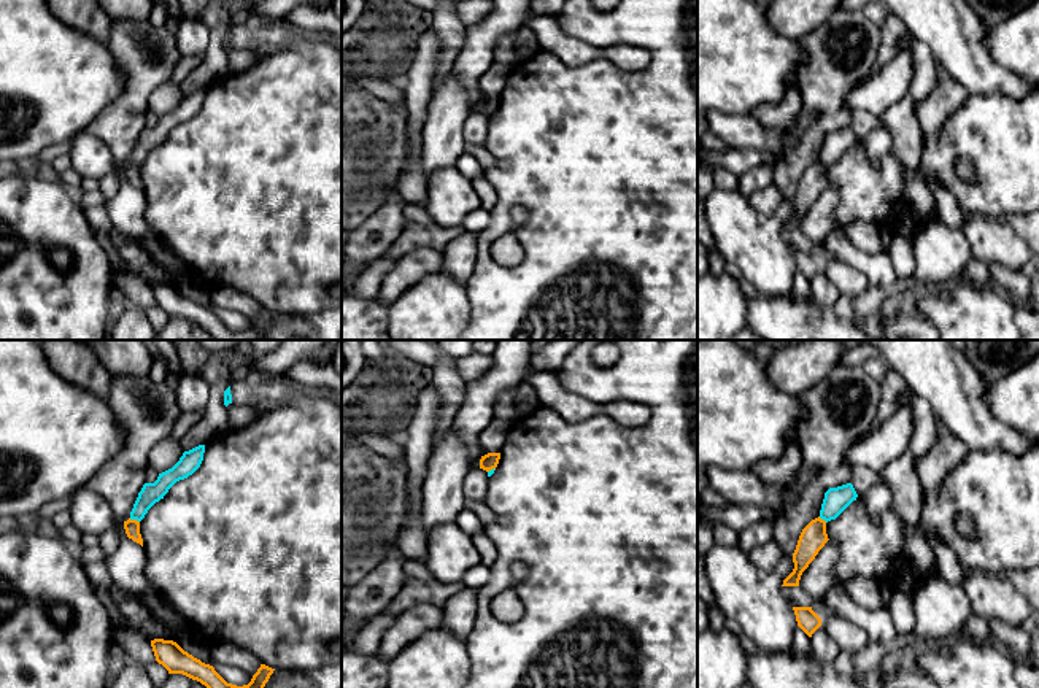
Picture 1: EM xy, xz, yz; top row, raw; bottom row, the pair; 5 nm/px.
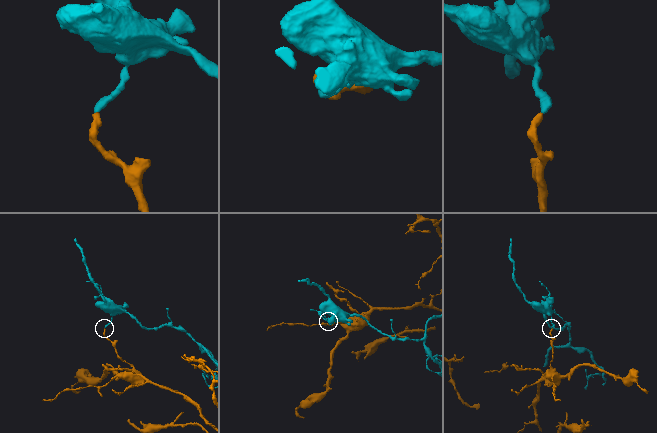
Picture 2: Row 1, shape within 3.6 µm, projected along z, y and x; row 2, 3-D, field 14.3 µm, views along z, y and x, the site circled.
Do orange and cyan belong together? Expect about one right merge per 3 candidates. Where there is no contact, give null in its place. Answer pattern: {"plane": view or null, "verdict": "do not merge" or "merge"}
{"plane": "xy", "verdict": "do not merge"}

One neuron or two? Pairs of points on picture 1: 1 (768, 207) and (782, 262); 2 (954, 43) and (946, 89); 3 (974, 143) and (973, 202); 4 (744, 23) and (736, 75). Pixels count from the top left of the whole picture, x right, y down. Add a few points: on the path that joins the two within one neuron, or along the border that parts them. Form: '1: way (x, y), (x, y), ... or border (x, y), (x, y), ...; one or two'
1: border (747, 197), (768, 216), (785, 197); two
2: border (938, 61), (946, 73), (968, 94); two
3: way (985, 158), (985, 188); one
4: way (736, 35), (736, 62); one

